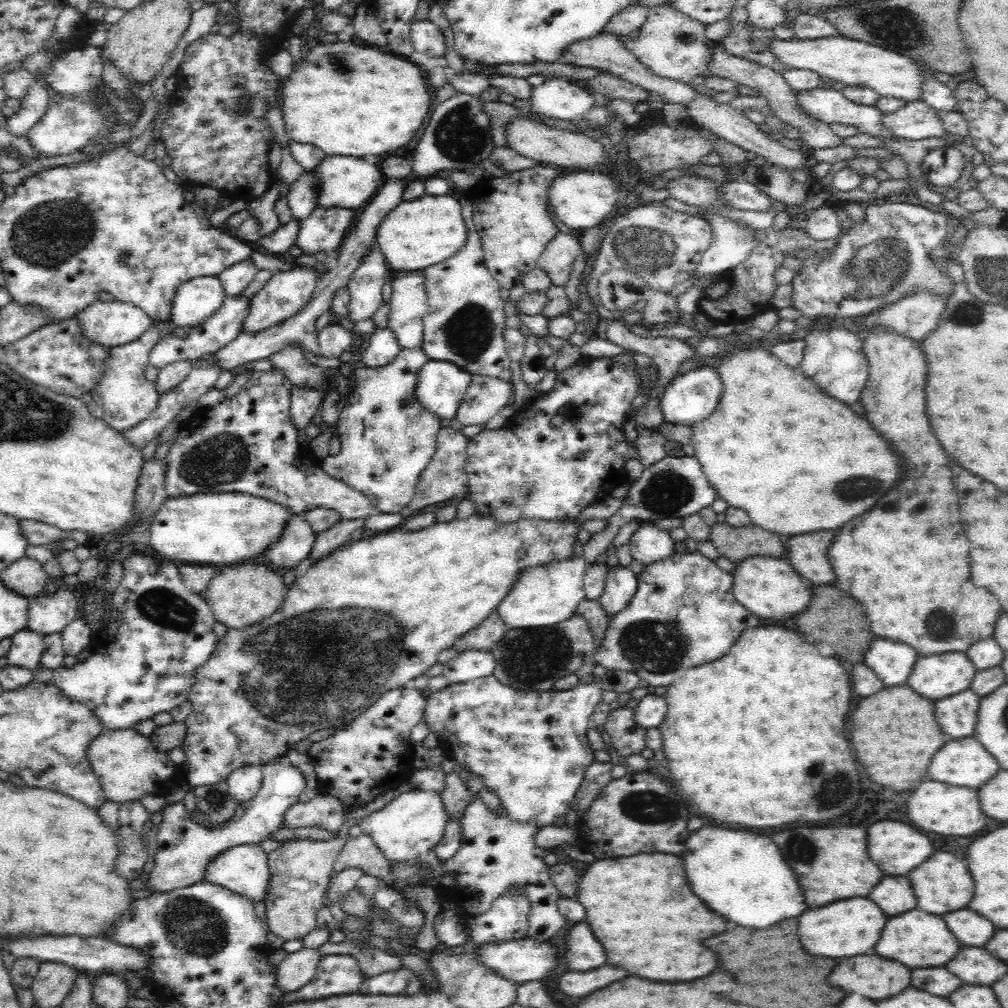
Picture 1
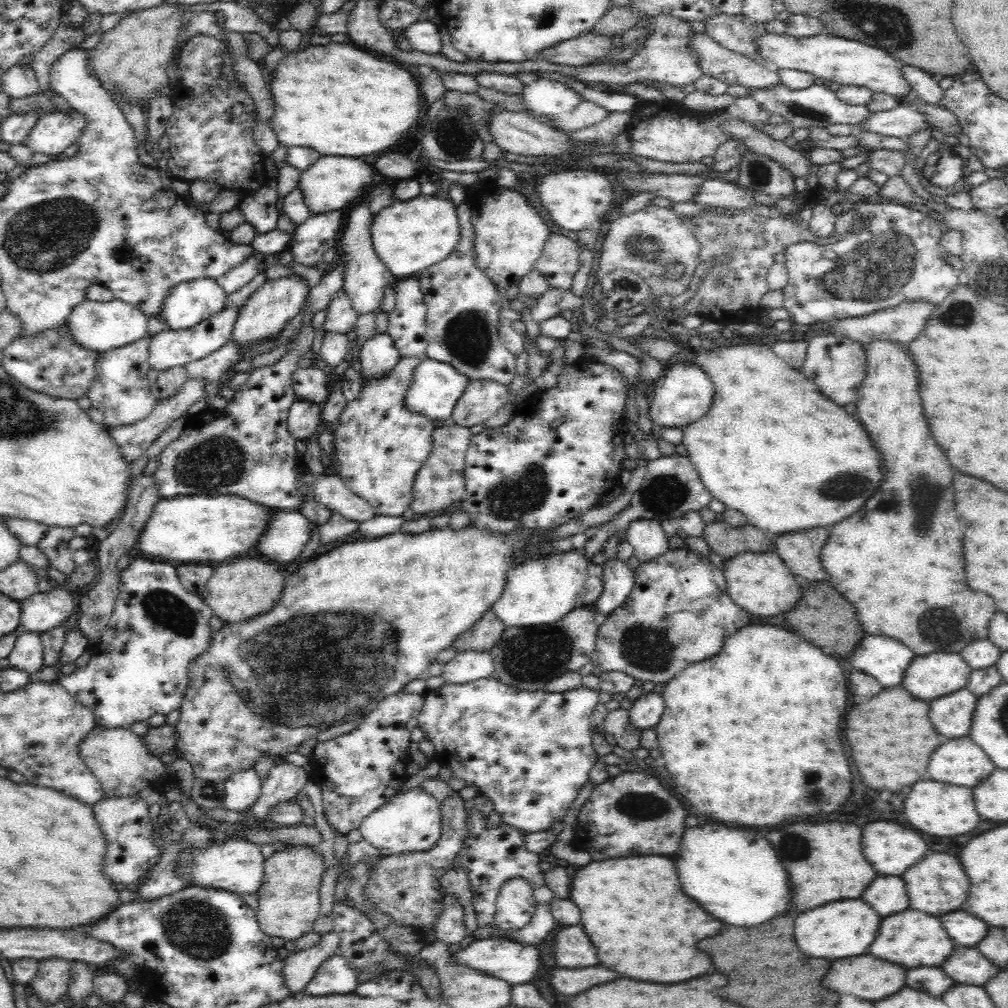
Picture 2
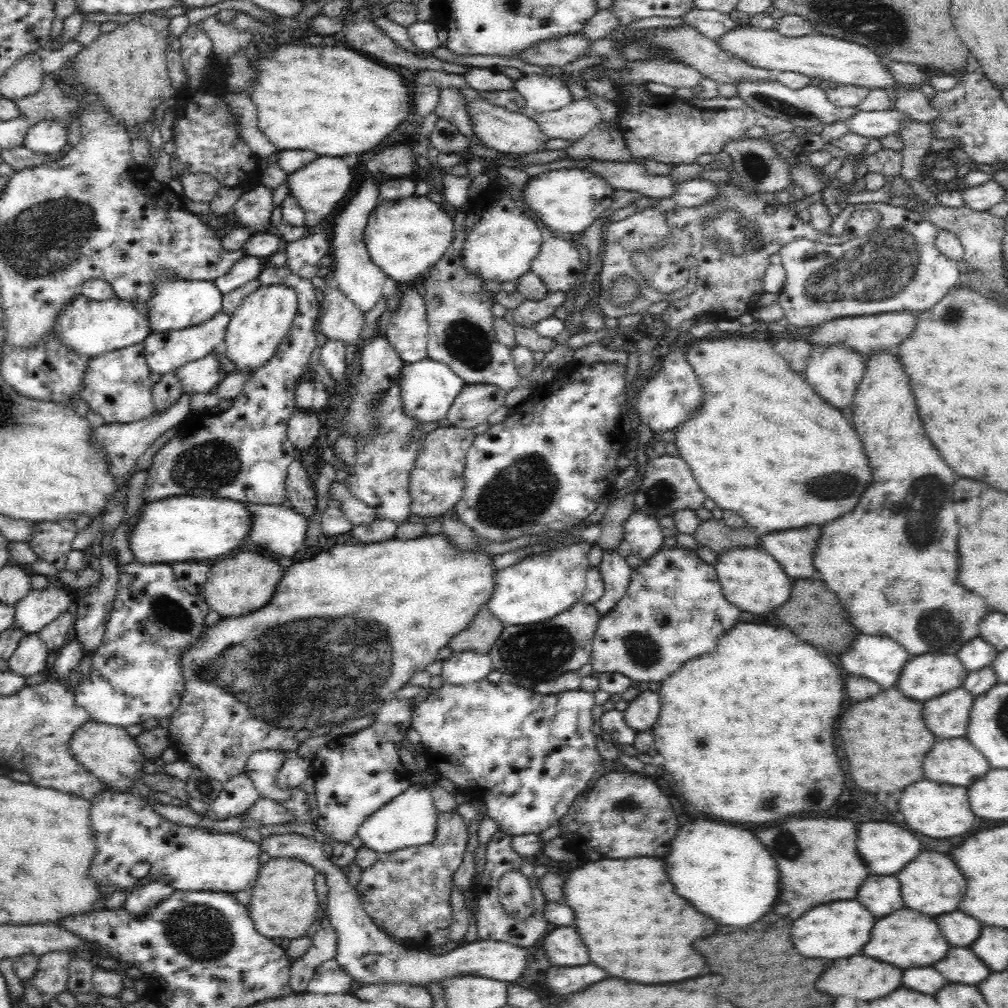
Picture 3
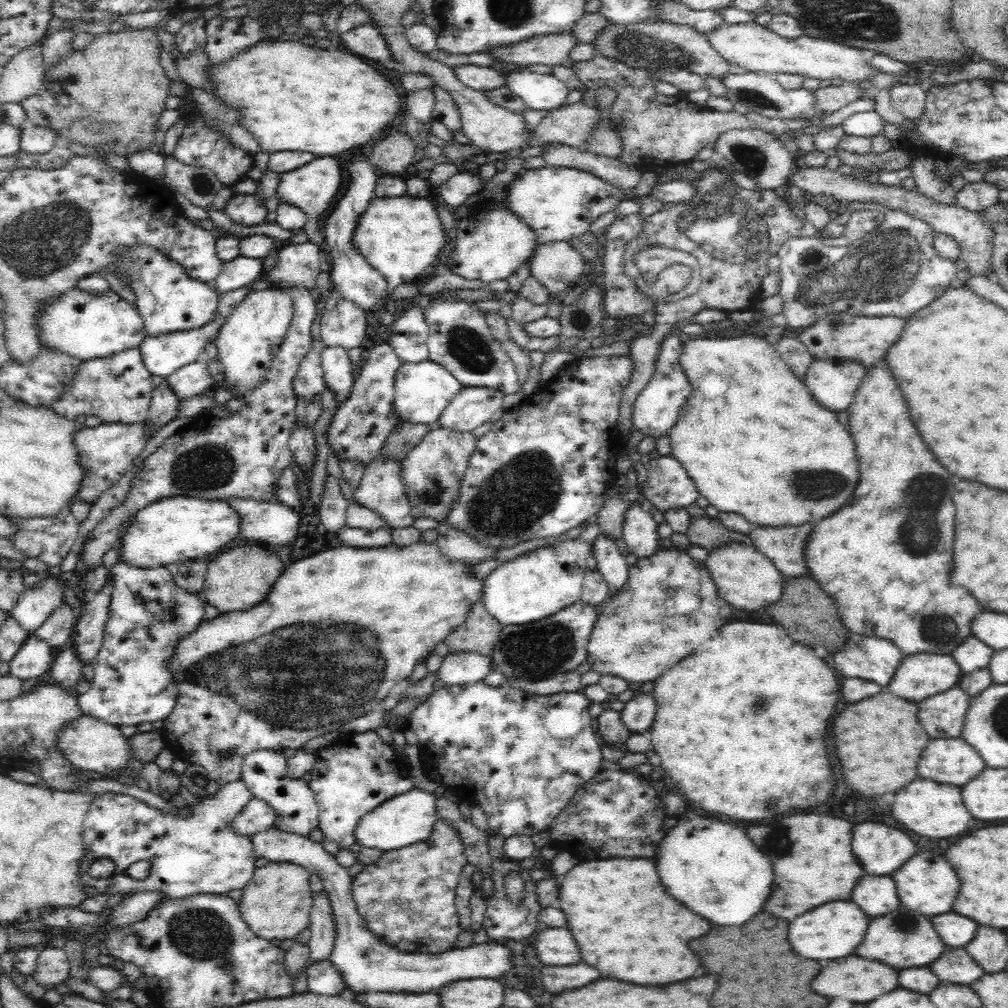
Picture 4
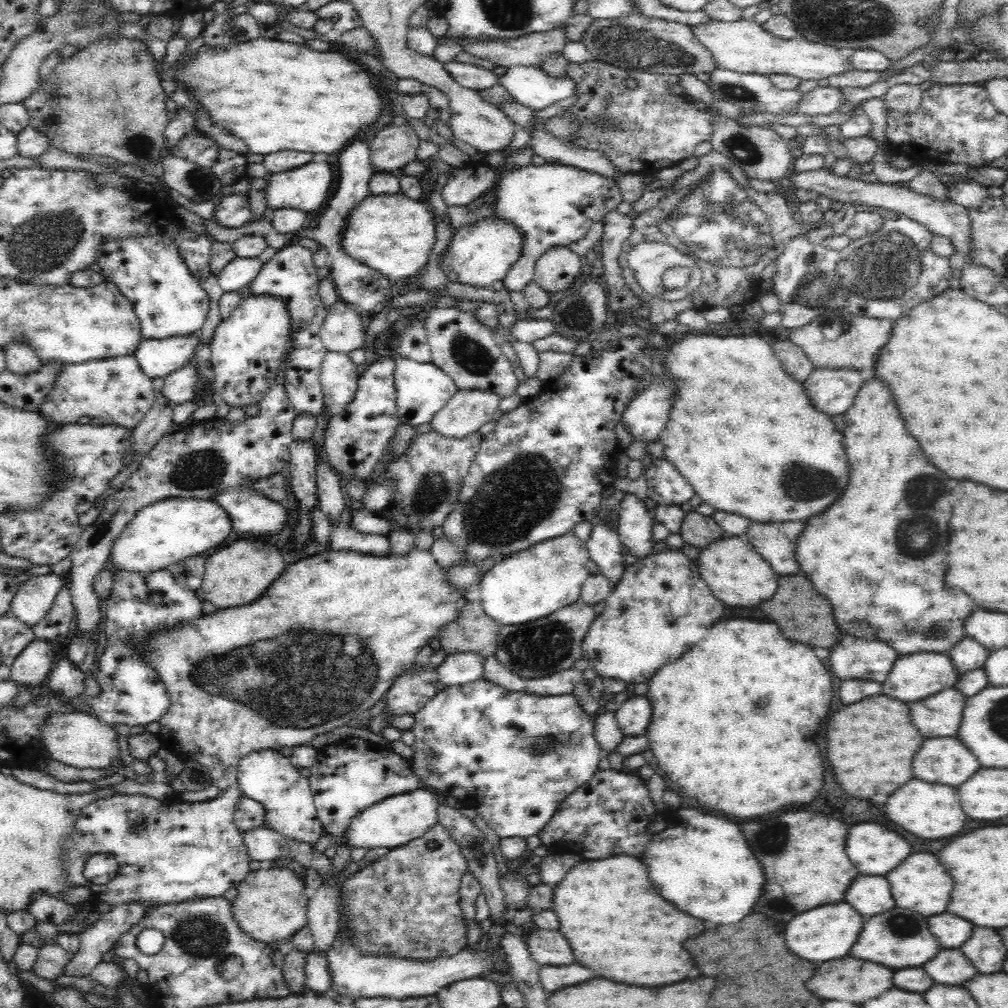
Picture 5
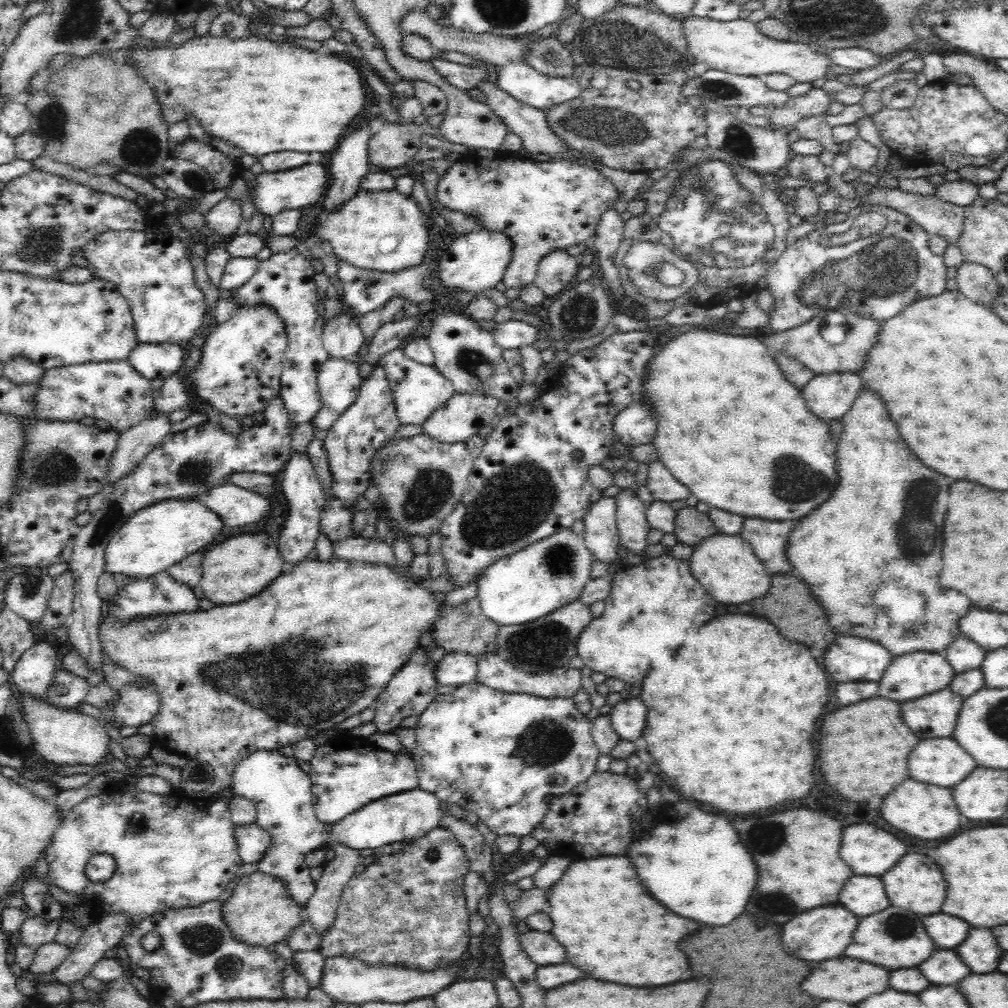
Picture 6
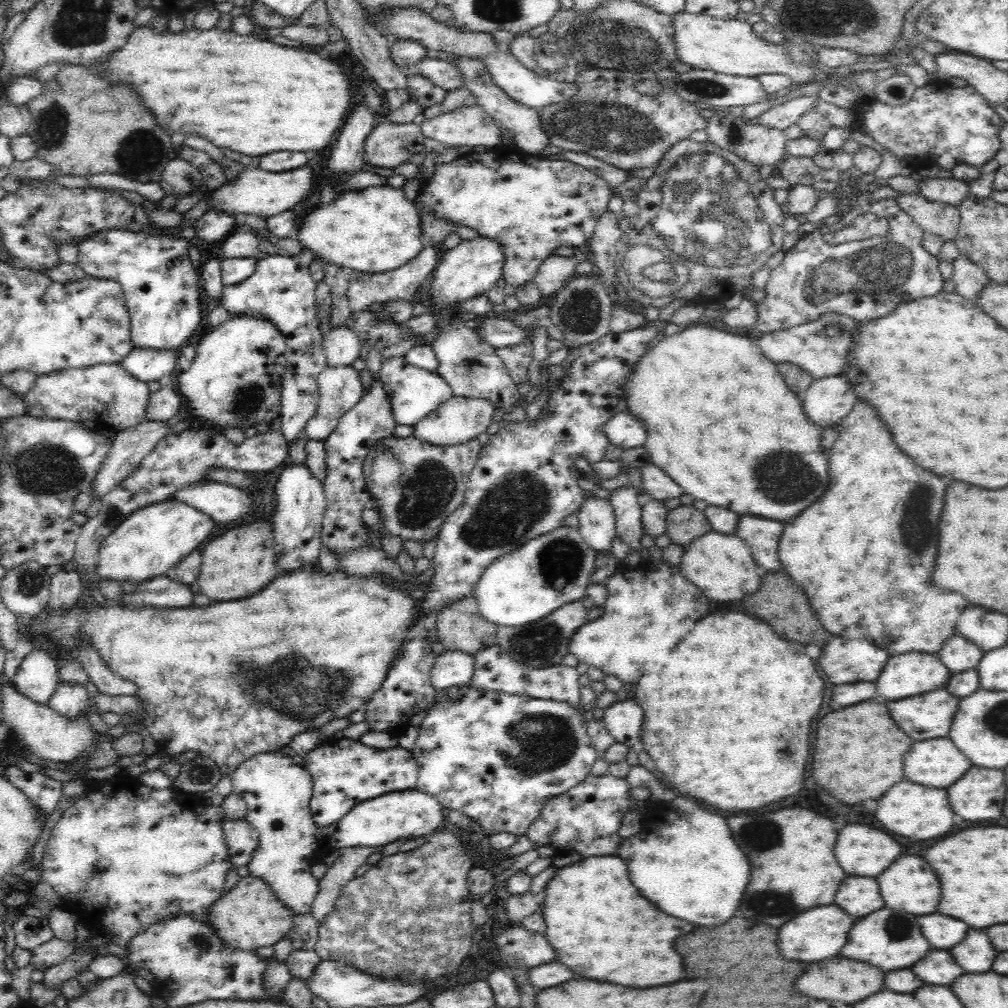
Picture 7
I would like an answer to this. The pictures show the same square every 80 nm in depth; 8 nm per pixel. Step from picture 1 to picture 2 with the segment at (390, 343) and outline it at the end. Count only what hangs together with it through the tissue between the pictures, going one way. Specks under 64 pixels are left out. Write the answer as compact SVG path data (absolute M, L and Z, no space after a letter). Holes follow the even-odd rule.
M377 334L368 339L359 351L361 369L359 374L364 381L383 379L400 362L401 356L392 342L392 337Z

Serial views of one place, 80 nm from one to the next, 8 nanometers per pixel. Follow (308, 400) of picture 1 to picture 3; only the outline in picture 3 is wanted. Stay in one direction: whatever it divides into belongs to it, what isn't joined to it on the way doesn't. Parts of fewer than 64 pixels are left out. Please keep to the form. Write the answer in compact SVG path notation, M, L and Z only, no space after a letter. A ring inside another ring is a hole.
M296 409L287 424L287 437L302 458L310 452L310 448L316 442L320 432L318 413L304 413Z

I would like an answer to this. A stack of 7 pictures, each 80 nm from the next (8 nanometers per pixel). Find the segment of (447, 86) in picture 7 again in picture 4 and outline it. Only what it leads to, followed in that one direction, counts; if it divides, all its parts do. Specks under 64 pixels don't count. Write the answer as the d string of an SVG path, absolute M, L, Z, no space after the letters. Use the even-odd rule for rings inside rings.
M456 65L452 66L452 70L462 84L477 91L486 92L505 85L505 74L499 73L488 65Z

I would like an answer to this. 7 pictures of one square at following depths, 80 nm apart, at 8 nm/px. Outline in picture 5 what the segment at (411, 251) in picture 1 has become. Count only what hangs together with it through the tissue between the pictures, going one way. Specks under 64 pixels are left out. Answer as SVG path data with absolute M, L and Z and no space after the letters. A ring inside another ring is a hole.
M402 193L368 196L348 214L340 234L340 249L347 256L387 276L394 287L410 283L426 267L437 221L426 199L410 199Z

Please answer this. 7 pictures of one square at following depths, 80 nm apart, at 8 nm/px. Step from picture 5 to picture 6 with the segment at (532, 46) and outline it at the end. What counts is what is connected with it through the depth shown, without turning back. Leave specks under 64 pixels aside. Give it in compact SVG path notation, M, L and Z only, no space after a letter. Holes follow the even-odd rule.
M426 10L410 11L402 20L400 20L400 33L402 36L407 34L415 34L424 37L430 46L437 51L452 51L464 54L471 59L489 63L494 66L506 65L509 61L523 61L521 56L525 50L524 46L530 42L527 37L523 38L511 38L507 36L496 36L490 33L476 34L472 32L466 32L454 28L452 25L440 25L436 20L431 19L426 13Z

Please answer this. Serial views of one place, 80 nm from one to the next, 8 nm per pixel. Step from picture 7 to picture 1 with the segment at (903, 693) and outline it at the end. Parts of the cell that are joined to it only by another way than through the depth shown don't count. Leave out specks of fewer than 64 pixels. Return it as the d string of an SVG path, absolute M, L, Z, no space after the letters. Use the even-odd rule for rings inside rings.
M963 652L919 656L906 684L920 696L938 700L968 689L976 671Z

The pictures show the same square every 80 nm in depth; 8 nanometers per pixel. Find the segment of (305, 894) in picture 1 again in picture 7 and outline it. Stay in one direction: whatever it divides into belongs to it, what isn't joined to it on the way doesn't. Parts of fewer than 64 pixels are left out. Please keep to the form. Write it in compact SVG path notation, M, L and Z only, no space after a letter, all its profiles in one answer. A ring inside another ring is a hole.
M252 876L240 878L206 911L206 923L216 931L218 939L240 951L255 951L262 946L273 946L286 936L295 914L274 897L272 889L262 880Z

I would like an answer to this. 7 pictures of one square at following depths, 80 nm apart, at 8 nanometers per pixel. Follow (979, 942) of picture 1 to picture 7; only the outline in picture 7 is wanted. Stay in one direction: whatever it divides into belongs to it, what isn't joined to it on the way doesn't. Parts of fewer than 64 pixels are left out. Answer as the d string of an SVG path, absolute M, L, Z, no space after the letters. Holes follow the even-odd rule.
M940 914L920 916L918 924L920 930L924 932L924 938L928 938L932 948L936 950L952 948L954 944L962 942L968 932L968 926L962 924L960 920L954 920L950 916L940 916Z

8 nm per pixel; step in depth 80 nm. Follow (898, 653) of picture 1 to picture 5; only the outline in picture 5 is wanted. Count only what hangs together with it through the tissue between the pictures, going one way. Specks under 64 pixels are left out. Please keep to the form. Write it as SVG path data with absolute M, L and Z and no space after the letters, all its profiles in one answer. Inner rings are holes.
M843 635L832 646L830 670L840 680L858 680L870 676L874 682L884 682L898 654L884 642Z

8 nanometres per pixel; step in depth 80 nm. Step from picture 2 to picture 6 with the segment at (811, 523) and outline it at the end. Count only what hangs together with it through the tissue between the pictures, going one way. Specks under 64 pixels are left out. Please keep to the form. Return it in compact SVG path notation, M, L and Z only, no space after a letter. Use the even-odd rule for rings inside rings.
M694 330L680 334L677 338L664 343L657 353L650 356L644 368L642 378L643 392L640 404L646 404L656 417L656 430L652 442L657 453L658 461L672 473L700 502L706 502L709 507L714 507L726 512L732 512L743 517L766 520L798 520L806 516L812 508L820 506L820 502L828 500L832 488L836 488L836 457L834 457L835 442L832 443L828 435L828 424L814 417L806 408L801 390L790 384L778 367L774 356L768 353L762 342L752 336L733 336L720 334L720 332L706 332Z

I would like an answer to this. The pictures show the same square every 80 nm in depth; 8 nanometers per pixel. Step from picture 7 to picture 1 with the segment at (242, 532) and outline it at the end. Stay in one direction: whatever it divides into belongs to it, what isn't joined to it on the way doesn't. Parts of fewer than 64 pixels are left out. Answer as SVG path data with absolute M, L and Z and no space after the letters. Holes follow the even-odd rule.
M239 563L236 568L224 568L224 570L216 572L206 590L201 594L210 605L217 622L225 624L227 628L244 628L244 626L256 624L260 620L268 618L272 612L276 612L276 608L280 608L280 604L284 600L284 594L287 590L284 580L280 576L276 576L274 572L266 570L266 566L258 566L258 568L254 568L254 566L258 566L258 564Z

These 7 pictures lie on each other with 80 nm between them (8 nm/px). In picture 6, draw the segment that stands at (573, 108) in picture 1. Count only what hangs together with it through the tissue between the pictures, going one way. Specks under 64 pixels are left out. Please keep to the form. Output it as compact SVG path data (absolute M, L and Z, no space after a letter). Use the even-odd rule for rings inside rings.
M522 61L496 65L496 84L516 100L544 112L581 93L575 78L549 77Z

